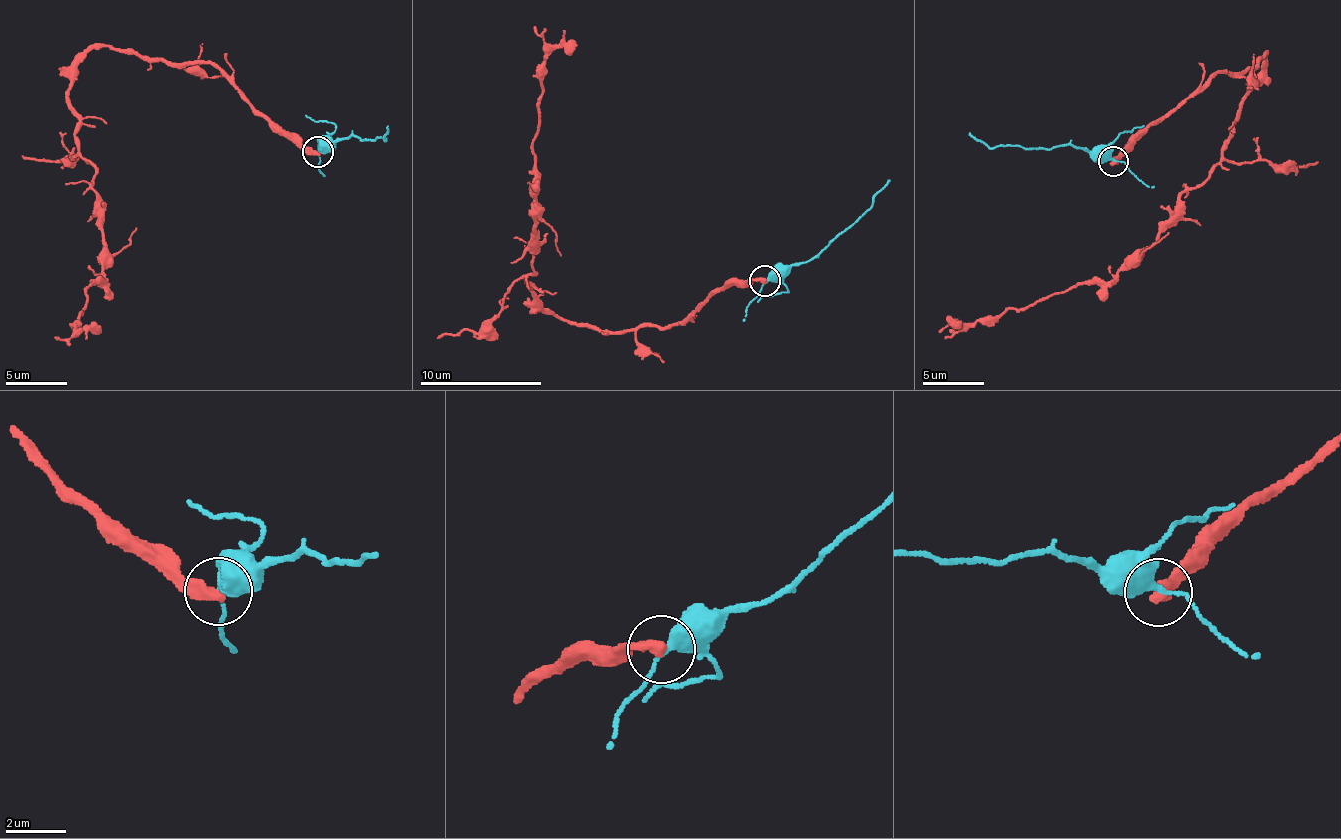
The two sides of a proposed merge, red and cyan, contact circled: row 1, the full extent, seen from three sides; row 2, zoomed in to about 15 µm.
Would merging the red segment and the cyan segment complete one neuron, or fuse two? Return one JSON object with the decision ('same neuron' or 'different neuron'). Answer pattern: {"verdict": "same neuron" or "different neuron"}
{"verdict": "different neuron"}

